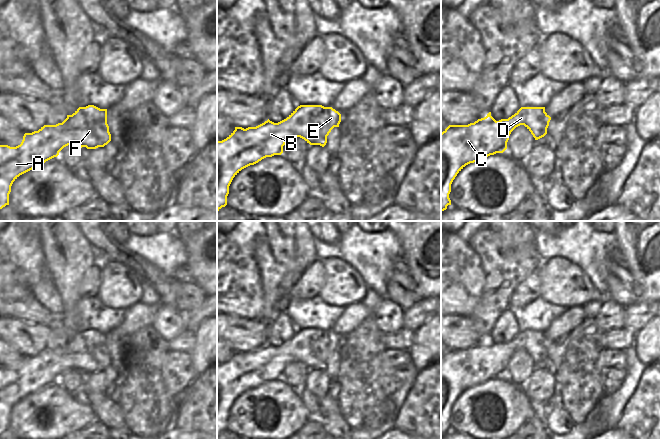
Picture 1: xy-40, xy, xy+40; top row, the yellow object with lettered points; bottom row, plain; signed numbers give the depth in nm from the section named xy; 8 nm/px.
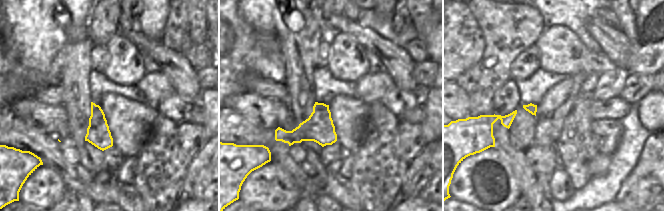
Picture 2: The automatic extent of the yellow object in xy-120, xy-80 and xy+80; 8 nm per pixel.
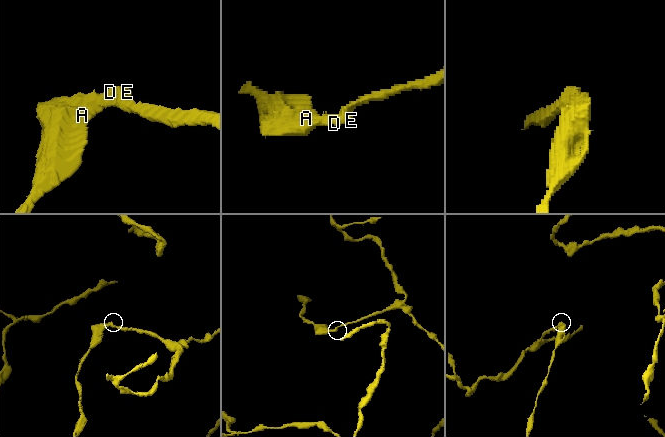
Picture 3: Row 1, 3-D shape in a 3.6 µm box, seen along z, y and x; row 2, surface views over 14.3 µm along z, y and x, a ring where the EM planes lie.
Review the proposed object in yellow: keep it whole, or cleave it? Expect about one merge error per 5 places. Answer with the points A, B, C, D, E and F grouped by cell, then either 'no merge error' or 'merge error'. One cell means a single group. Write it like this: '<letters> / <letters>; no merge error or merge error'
A B C D E F; no merge error

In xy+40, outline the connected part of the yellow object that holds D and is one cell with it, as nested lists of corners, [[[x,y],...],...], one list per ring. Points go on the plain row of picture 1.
[[[521,331],[508,343],[496,345],[489,336],[486,341],[468,349],[449,349],[441,357],[441,436],[451,429],[449,422],[451,408],[466,389],[496,377],[503,377],[507,373],[511,356],[520,349],[524,349],[535,364],[544,361],[550,344],[551,341],[545,336],[545,331]]]

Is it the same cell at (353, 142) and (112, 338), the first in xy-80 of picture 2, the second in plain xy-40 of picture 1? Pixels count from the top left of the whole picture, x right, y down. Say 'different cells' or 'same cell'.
same cell

